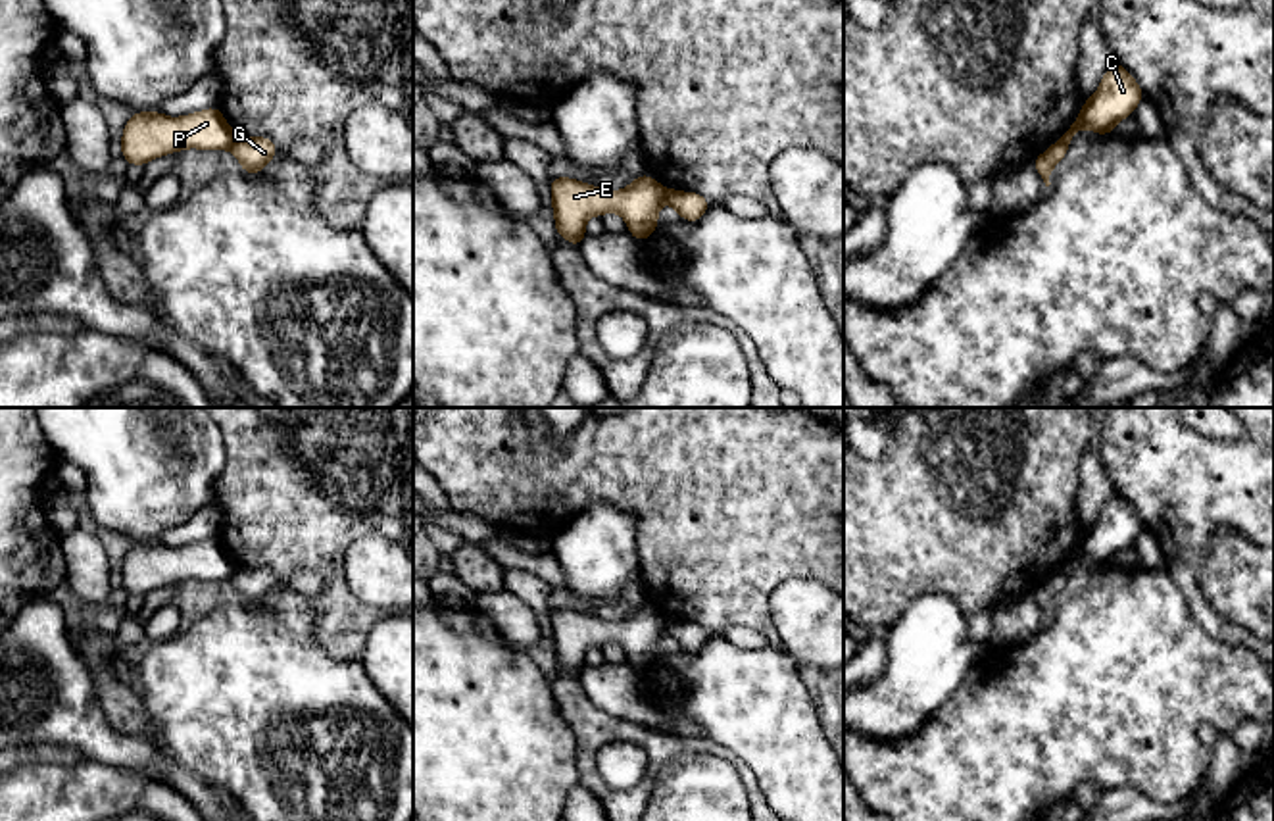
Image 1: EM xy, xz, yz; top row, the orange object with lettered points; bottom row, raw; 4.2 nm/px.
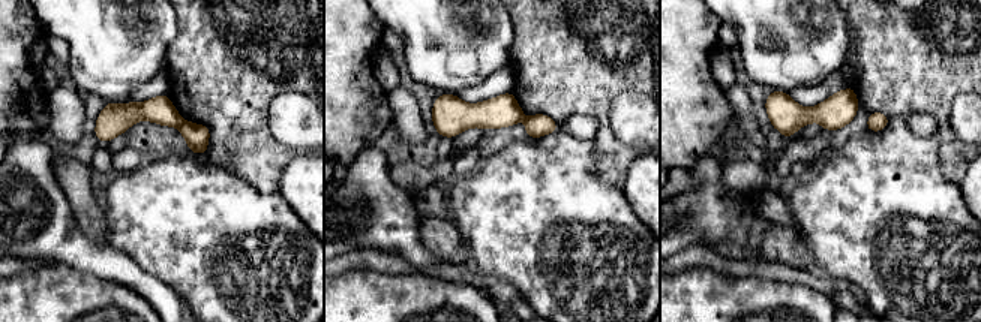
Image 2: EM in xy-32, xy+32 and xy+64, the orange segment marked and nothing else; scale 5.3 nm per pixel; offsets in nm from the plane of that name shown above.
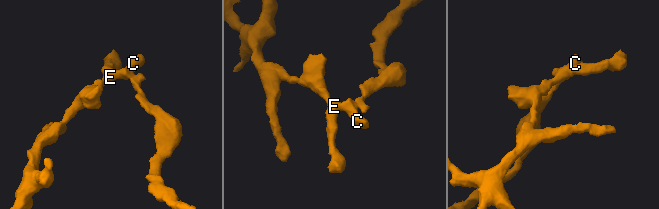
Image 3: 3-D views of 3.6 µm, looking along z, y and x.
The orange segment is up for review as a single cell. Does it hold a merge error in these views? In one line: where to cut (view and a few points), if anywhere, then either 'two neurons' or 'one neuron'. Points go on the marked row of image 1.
cut in xz along (661, 187), (665, 200); two neurons

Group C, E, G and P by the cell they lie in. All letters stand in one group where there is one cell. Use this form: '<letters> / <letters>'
C E P / G

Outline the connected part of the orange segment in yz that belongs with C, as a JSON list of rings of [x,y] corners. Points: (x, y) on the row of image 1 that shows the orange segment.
[[[1115,62],[1103,75],[1097,92],[1082,104],[1076,121],[1059,140],[1070,142],[1080,129],[1093,129],[1097,137],[1109,135],[1118,121],[1134,113],[1143,98],[1136,79]]]

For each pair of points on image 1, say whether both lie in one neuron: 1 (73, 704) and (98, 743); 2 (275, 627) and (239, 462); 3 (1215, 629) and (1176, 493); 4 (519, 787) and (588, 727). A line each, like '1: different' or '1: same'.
1: same
2: different
3: same
4: different

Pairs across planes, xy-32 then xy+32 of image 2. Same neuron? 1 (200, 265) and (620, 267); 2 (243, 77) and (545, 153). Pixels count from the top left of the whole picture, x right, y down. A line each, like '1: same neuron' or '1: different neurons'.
1: same neuron
2: different neurons

